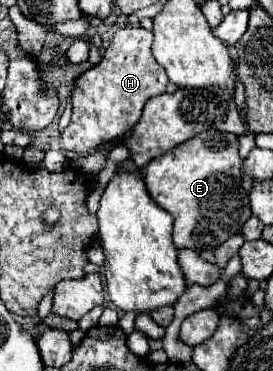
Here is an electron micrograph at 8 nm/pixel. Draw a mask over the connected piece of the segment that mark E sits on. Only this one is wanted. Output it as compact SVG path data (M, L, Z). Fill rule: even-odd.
M206 130L176 146L144 168L144 180L158 206L174 216L176 248L216 250L230 236L238 234L252 216L248 194L242 194L242 158L238 156L238 136Z

